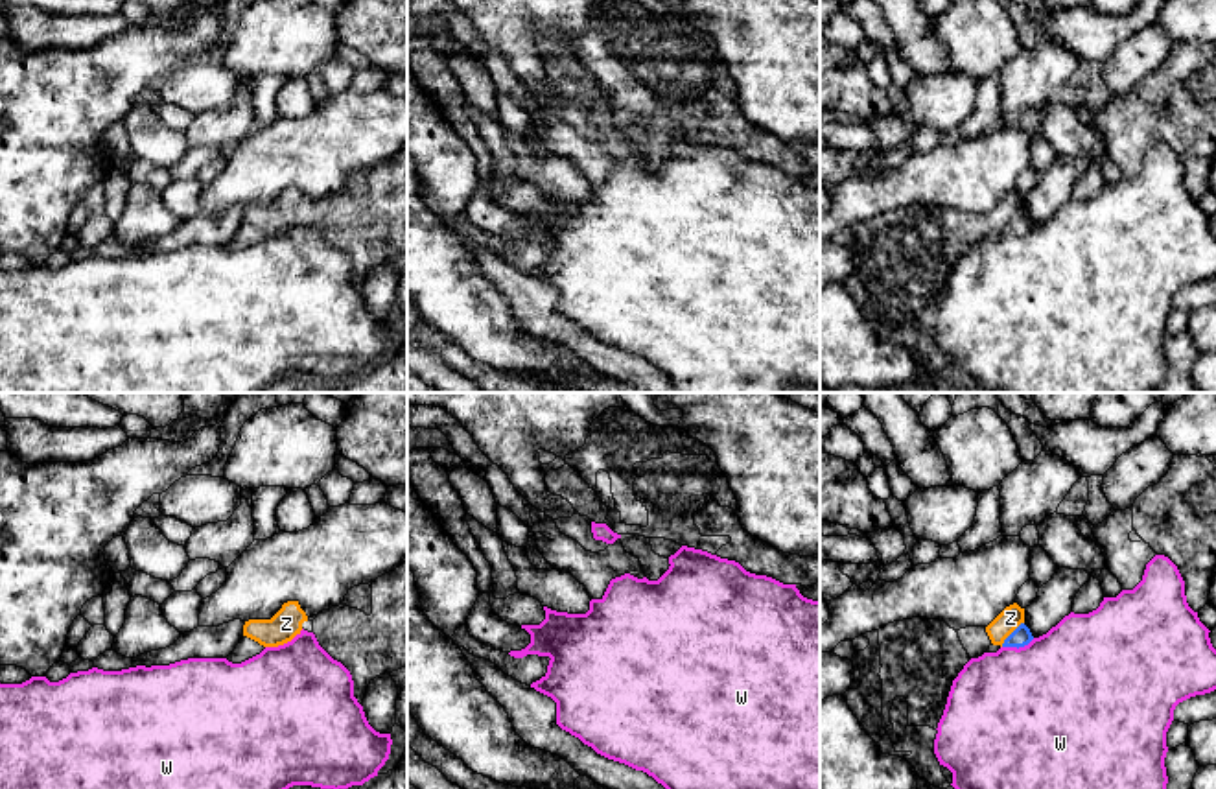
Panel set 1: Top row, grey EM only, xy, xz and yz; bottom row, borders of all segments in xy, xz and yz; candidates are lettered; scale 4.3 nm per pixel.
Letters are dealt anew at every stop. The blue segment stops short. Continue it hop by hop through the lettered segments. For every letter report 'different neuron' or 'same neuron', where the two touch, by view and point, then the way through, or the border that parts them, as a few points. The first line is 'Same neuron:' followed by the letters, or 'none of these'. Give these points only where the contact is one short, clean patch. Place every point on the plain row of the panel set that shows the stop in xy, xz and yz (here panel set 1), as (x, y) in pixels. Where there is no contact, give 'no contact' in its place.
Same neuron: Z
W: different neuron; contact yz (1017, 235)
Z: same neuron; contact yz (1010, 222)

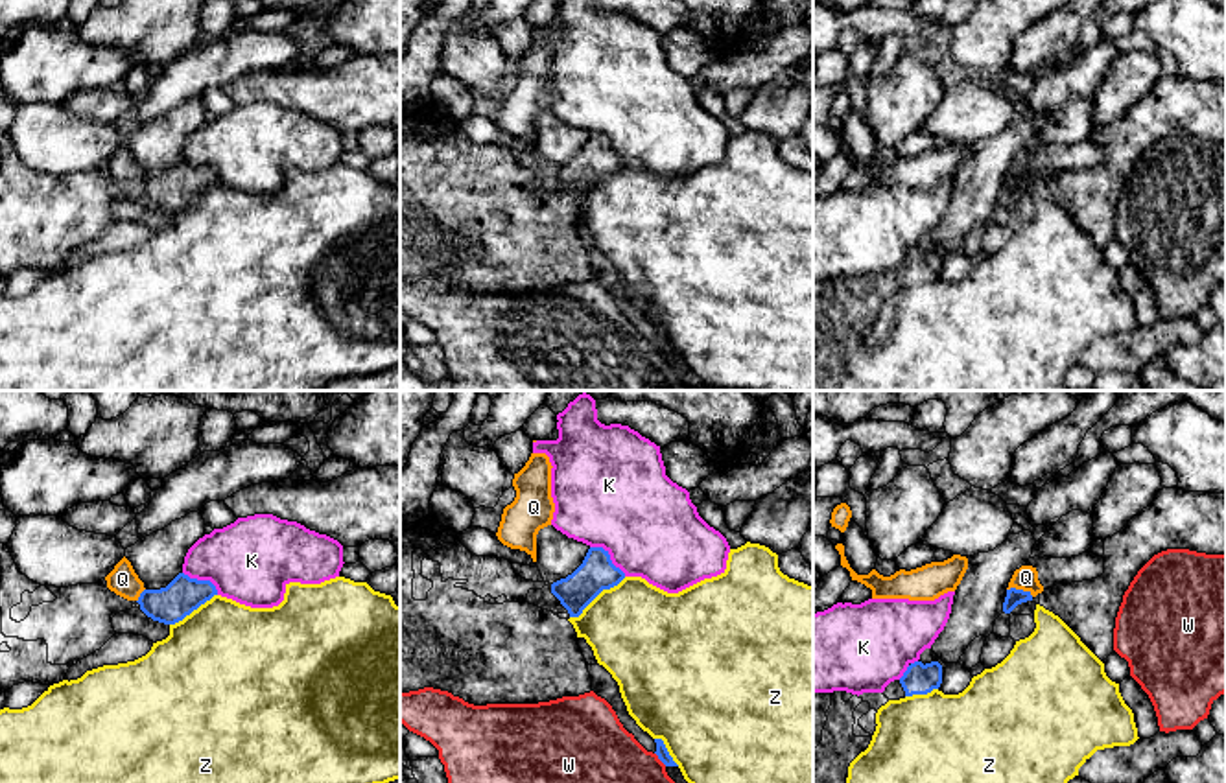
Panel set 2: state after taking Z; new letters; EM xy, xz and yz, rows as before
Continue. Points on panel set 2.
Same neuron: none of these
K: different neuron; contact xz (609, 144)
Q: different neuron; contact yz (1020, 177); border yz (1007, 175), (1022, 175), (1033, 183)
W: different neuron; contact xz (660, 347)
Z: different neuron; contact xz (598, 181)

